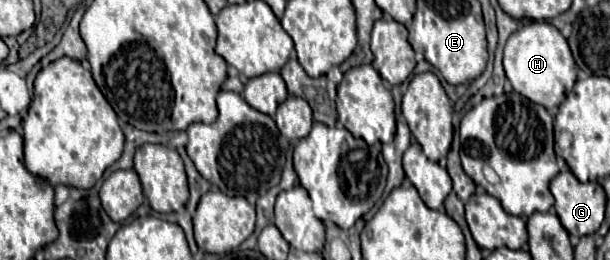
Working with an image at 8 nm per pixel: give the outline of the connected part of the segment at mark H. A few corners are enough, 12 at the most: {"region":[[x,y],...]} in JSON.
{"region":[[545,21],[507,39],[513,89],[545,109],[573,89],[567,39]]}

